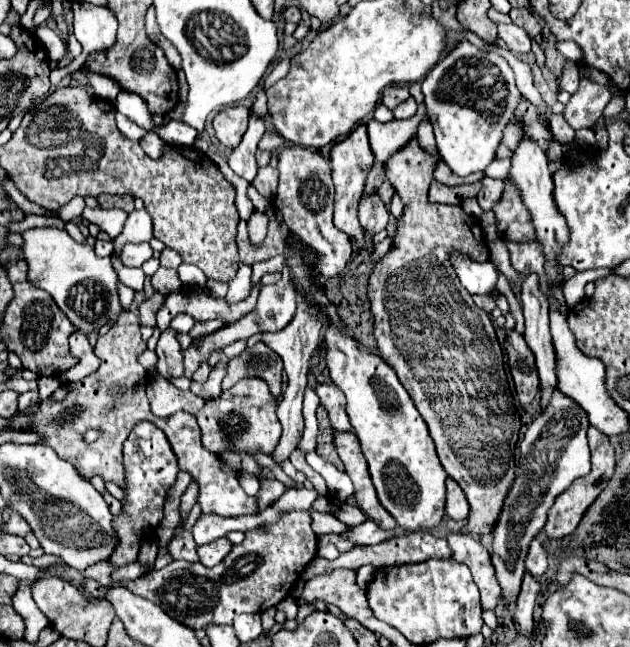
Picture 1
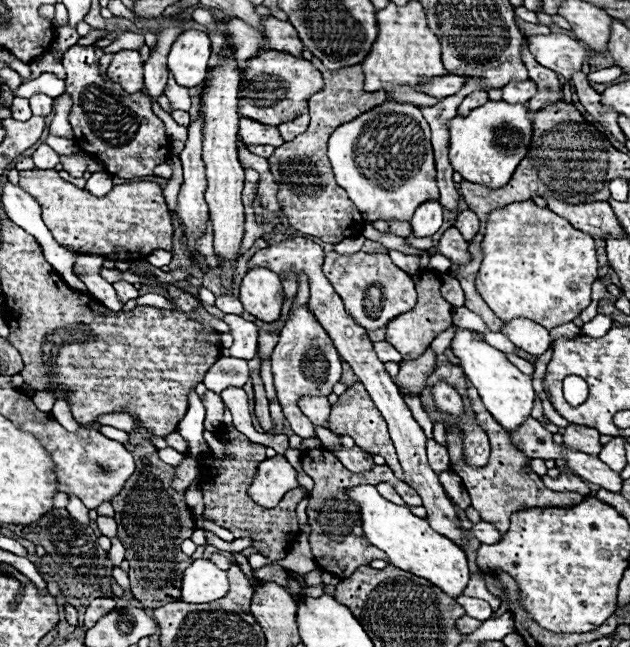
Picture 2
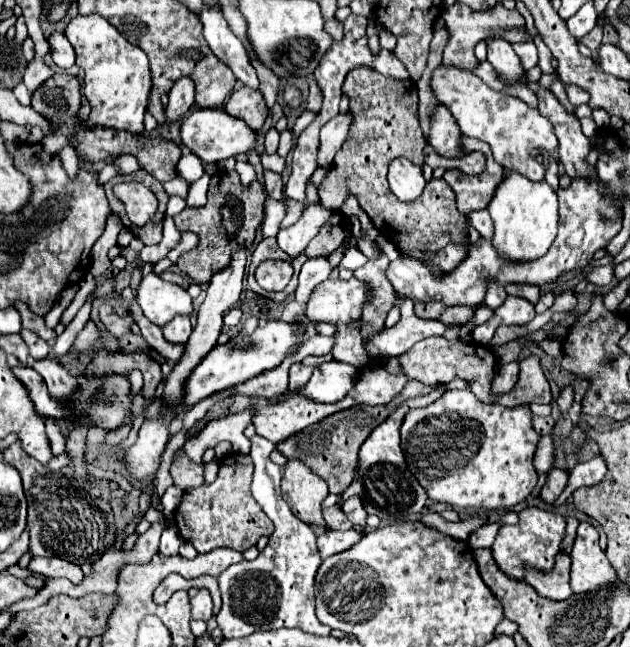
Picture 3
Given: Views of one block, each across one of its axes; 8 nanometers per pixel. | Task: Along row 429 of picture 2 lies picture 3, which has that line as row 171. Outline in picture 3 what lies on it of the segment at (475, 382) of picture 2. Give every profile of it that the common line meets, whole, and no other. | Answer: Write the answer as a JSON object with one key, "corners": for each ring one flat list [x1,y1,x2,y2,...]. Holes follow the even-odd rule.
{"corners":[[504,170,504,178,488,204,488,212,496,228,492,242,502,258,534,260,538,256,544,256,554,242,558,226,558,198,544,180,532,182,516,170]]}

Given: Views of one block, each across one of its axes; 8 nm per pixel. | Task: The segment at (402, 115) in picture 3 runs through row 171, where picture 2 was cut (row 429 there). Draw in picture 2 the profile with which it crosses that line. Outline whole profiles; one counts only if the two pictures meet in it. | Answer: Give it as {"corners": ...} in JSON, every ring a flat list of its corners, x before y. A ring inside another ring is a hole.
{"corners":[[356,382,354,386,350,386,340,398,338,402,332,406,332,412,330,412,330,430,338,436,352,436,356,446,360,446,364,452,366,450,372,450,372,454,380,454,382,458,386,458,386,464,394,470,394,474,402,480,402,468,400,468,400,462,396,458,396,450,392,446,392,440,388,436,388,430,386,430,386,422,382,418,382,414,376,410,374,402,370,400,368,392,364,390,364,386,360,382]]}

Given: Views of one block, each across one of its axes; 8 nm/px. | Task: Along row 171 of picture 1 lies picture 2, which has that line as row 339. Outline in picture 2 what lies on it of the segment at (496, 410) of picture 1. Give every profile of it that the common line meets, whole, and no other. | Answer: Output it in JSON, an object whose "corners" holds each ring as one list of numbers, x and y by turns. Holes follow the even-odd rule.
{"corners":[[426,270,418,280,416,290,418,304,410,312,390,320,386,326,386,342,390,342,402,354,404,360,414,360,421,356,440,332,452,326,452,306,440,296,440,278]]}

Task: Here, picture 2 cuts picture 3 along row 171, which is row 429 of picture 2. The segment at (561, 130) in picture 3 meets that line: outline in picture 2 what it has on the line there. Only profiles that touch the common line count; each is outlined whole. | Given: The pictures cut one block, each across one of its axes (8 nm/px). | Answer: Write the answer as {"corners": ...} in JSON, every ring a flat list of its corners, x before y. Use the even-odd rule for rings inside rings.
{"corners":[[570,424,564,430,564,444,574,450,586,452,590,456,598,456,602,450,600,432,594,428,588,428,588,426,578,426,578,424]]}

